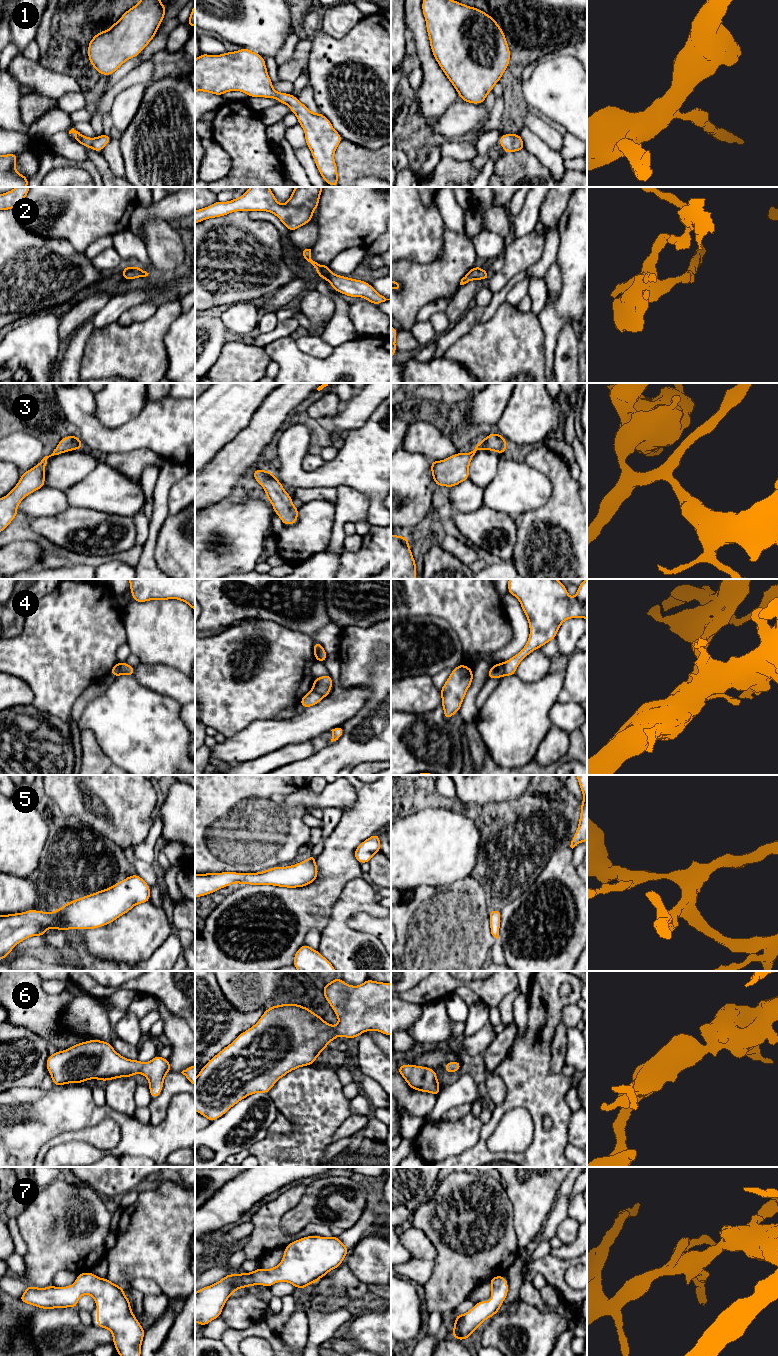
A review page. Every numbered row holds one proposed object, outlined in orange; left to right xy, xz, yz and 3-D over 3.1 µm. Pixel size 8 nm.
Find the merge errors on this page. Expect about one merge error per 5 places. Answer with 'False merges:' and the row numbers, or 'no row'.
False merges: 4

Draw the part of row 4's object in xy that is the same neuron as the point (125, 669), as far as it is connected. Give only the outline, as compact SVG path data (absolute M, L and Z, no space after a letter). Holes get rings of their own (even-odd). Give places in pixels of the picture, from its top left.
M122 662L120 665L120 675L134 676L135 668L128 665L126 662Z

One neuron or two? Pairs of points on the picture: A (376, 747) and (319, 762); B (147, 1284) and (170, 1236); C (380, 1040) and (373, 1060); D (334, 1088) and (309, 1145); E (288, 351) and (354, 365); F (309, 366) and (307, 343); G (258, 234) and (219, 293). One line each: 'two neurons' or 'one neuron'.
A: one neuron
B: two neurons
C: two neurons
D: one neuron
E: one neuron
F: two neurons
G: one neuron

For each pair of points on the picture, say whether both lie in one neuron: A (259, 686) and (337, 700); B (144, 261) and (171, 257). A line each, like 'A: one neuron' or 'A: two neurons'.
A: two neurons
B: two neurons

